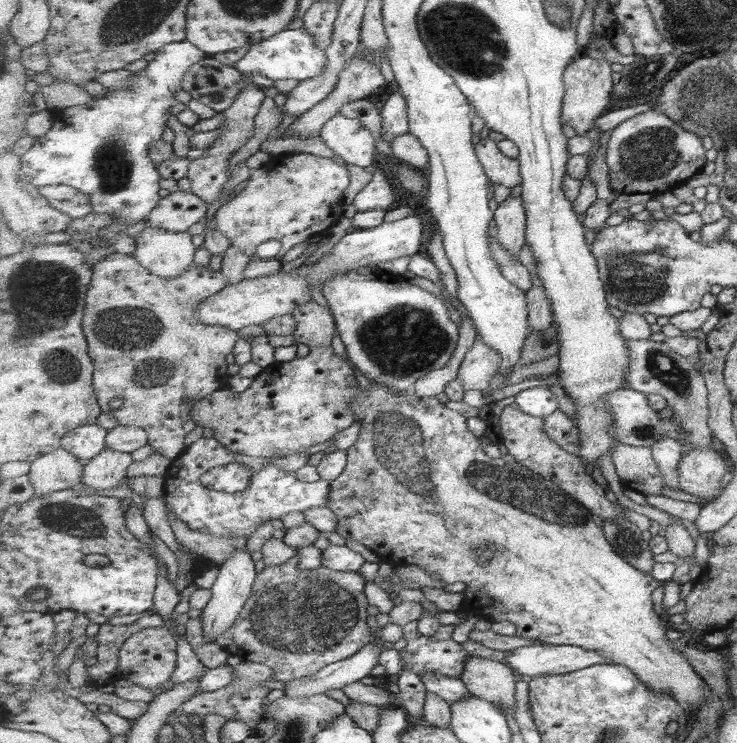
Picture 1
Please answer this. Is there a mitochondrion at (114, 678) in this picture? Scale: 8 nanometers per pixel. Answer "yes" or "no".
no

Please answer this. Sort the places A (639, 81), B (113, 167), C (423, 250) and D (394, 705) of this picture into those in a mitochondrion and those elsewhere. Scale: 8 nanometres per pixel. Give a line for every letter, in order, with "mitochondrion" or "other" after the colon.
A: mitochondrion
B: mitochondrion
C: other
D: other

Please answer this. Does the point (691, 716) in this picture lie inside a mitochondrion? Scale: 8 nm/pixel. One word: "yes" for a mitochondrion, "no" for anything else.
no

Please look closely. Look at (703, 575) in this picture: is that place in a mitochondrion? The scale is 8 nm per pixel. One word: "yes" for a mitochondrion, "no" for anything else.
no

